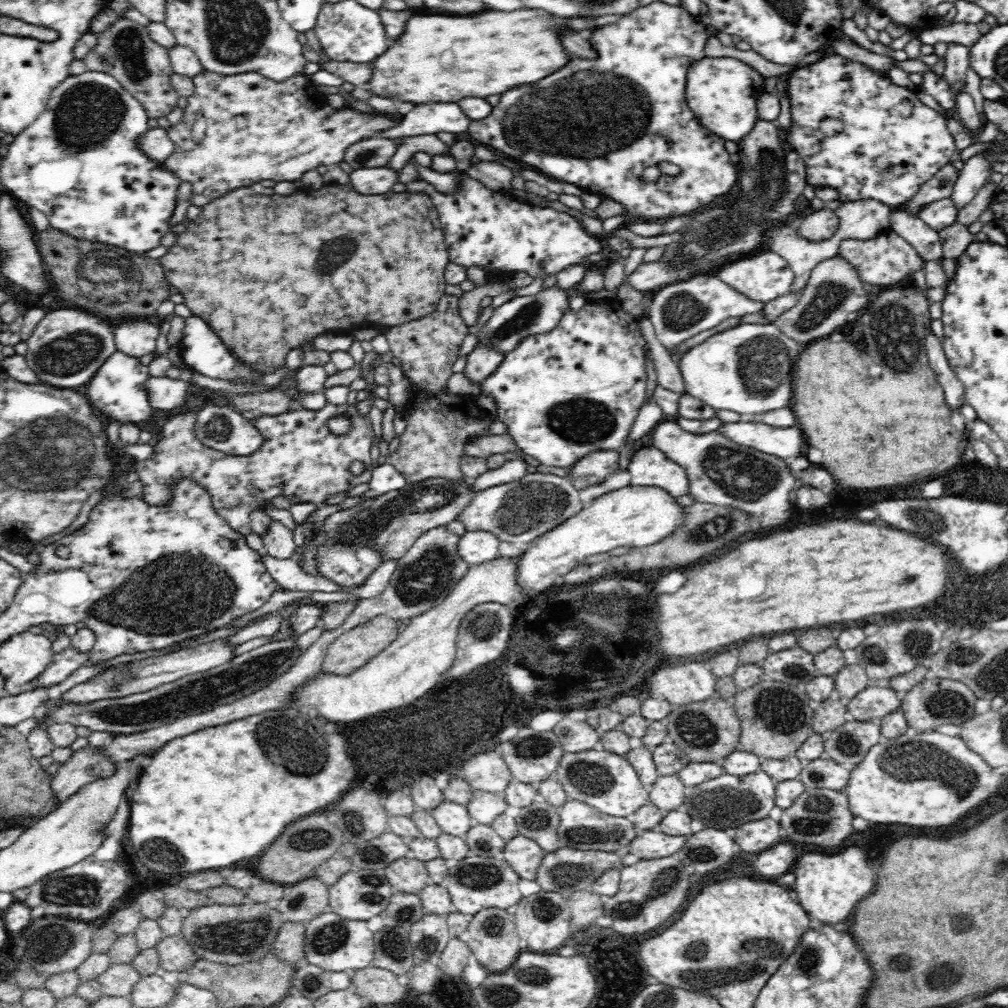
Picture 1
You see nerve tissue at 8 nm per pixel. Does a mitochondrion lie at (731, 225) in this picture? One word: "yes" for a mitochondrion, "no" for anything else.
yes

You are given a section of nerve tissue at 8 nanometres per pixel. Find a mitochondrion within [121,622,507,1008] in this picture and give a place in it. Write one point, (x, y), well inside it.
(245, 937)

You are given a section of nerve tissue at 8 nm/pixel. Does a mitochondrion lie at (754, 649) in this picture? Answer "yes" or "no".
no

